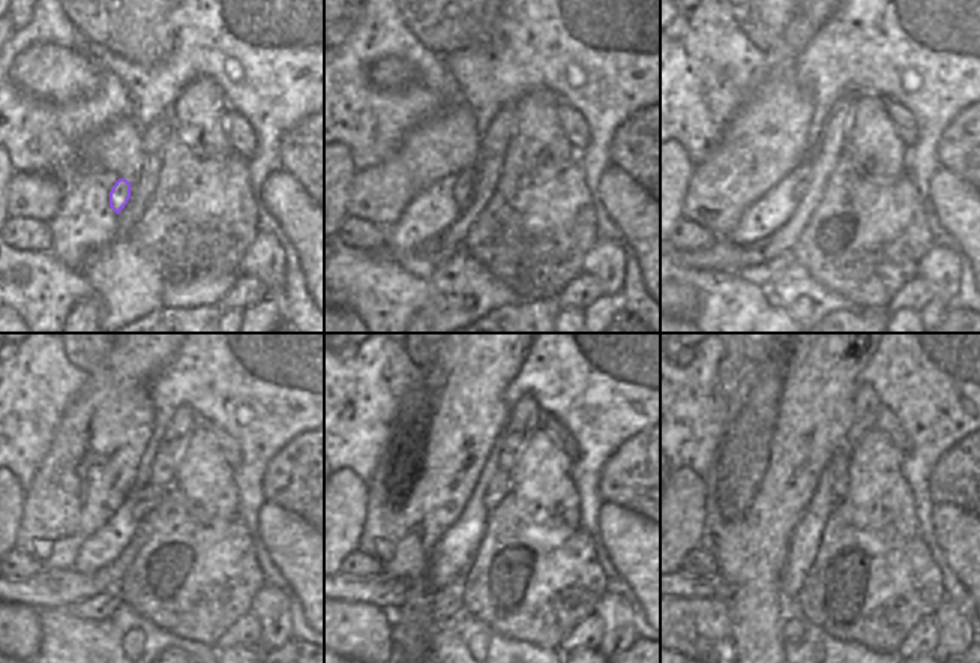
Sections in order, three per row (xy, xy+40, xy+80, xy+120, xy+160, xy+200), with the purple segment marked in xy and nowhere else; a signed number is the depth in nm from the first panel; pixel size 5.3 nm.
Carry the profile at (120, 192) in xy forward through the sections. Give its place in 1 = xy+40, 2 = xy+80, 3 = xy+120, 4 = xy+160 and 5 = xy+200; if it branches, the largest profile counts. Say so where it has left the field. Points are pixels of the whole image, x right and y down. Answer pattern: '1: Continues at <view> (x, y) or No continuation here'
1: Continues at xy+40 (464, 185)
2: Continues at xy+80 (803, 173)
3: Continues at xy+120 (150, 497)
4: Continues at xy+160 (502, 486)
5: Continues at xy+200 (842, 455).

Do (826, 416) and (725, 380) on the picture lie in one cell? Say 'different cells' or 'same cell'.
different cells

